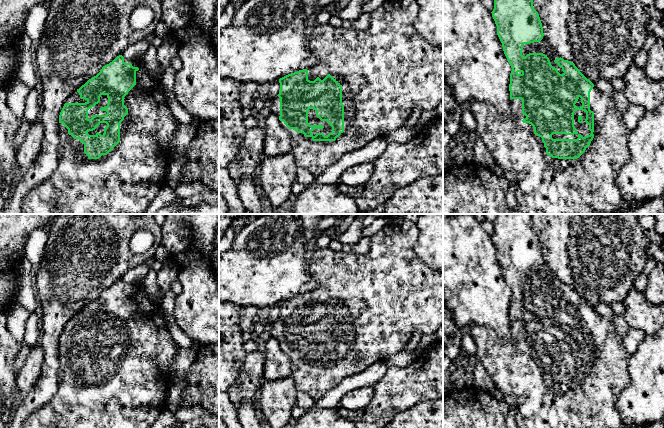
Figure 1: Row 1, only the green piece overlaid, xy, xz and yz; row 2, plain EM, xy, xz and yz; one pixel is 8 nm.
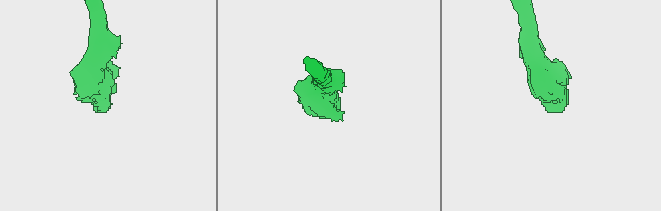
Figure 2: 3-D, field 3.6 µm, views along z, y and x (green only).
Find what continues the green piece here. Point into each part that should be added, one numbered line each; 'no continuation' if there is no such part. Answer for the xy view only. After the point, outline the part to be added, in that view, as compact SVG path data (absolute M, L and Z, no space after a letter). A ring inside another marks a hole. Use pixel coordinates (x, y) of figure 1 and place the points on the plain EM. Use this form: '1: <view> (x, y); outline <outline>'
1: xy (135, 394); outline M126 283L138 291L136 309L124 321L128 338L120 348L120 366L99 383L89 383L84 377L84 368L68 358L68 353L59 347L58 390L44 406L33 411L24 421L22 428L150 428L159 415L167 408L169 385L172 382L170 366L178 352L178 345L173 340L160 305L152 301L145 293L141 283Z

